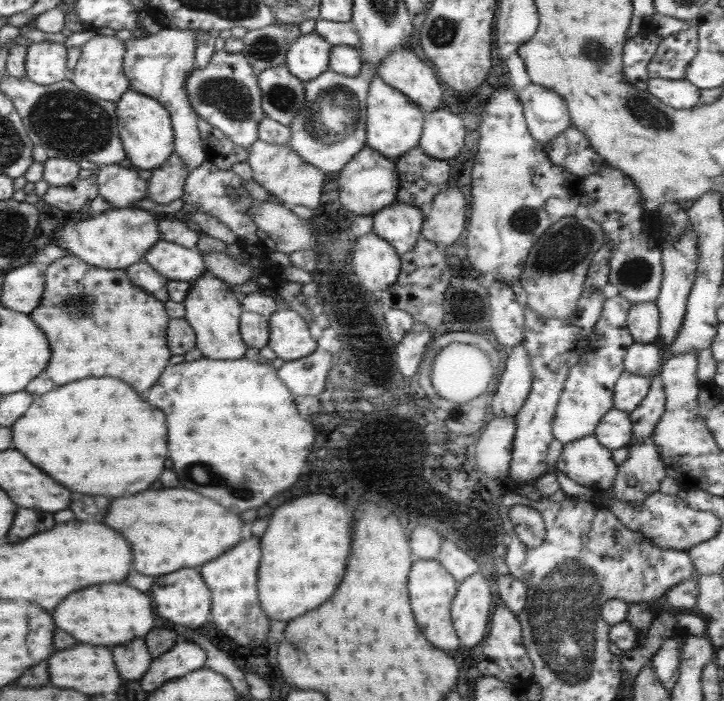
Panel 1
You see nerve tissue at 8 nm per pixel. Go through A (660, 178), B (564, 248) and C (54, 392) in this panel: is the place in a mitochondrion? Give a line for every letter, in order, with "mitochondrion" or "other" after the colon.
A: other
B: mitochondrion
C: other

